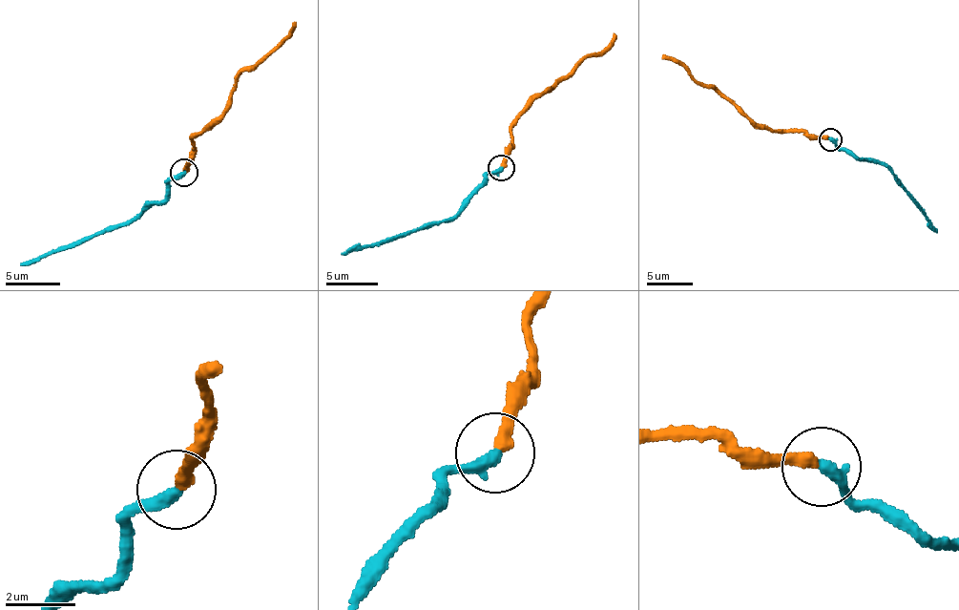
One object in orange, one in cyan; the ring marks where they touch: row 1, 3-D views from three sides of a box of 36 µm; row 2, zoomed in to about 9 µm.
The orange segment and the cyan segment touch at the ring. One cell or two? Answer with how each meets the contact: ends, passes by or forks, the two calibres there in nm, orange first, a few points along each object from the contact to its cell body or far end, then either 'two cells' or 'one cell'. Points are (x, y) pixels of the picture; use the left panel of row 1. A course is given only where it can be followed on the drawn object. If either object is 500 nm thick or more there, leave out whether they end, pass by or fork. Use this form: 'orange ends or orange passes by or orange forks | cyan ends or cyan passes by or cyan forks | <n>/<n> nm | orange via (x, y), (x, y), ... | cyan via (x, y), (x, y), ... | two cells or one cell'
orange ends | cyan ends | 340/400 nm | orange via (182, 173), (193, 149), (191, 134), (218, 117), (240, 74), (267, 58), (296, 22) | cyan via (182, 173), (169, 181), (165, 200), (134, 219), (20, 264) | one cell

